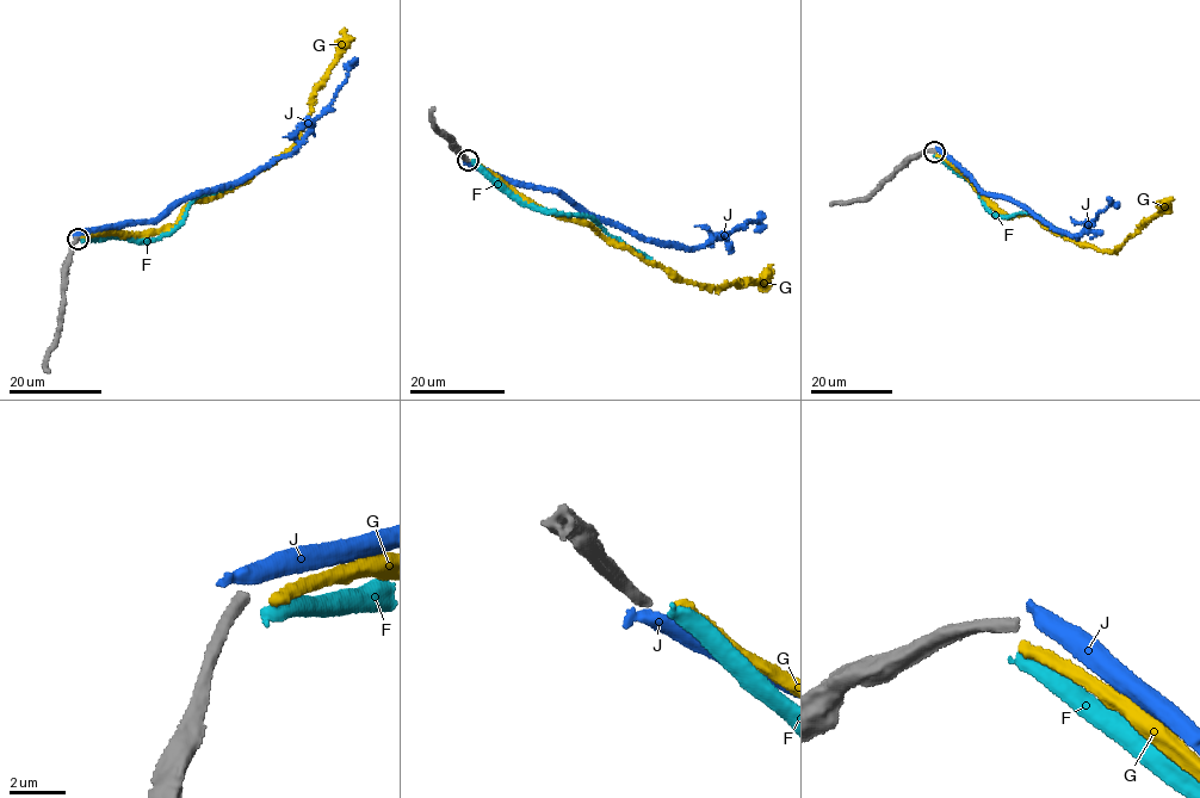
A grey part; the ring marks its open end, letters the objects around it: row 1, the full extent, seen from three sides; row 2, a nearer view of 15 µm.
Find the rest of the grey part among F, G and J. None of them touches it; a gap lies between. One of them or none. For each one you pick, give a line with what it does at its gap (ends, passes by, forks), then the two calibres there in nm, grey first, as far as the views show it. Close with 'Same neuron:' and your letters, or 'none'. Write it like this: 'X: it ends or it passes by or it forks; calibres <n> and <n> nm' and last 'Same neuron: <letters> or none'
G: it ends; calibres 440 and 380 nm
Same neuron: G

